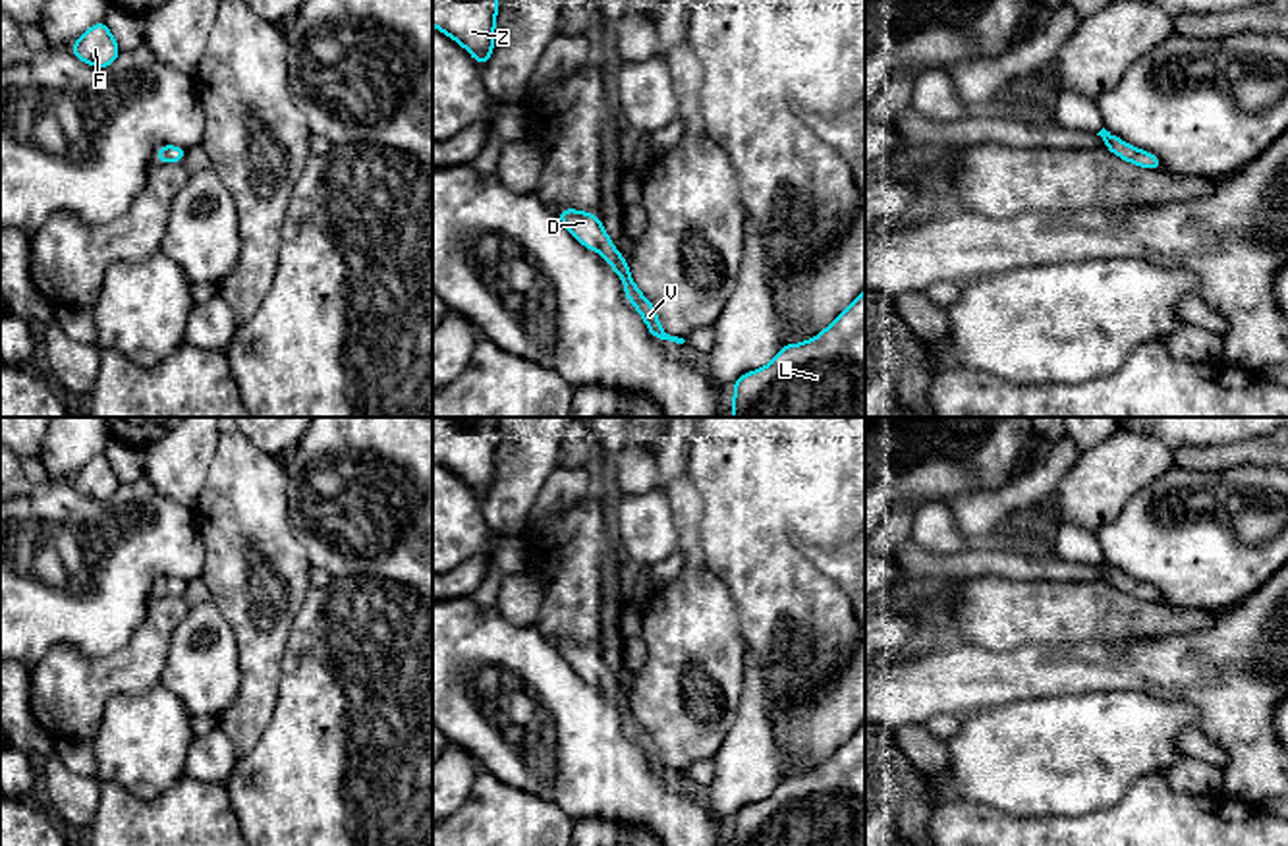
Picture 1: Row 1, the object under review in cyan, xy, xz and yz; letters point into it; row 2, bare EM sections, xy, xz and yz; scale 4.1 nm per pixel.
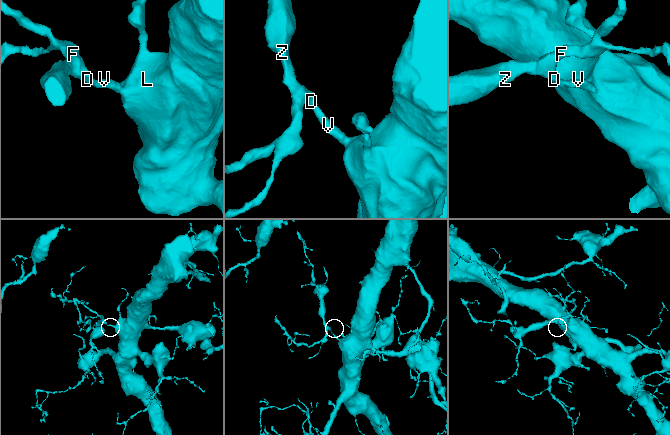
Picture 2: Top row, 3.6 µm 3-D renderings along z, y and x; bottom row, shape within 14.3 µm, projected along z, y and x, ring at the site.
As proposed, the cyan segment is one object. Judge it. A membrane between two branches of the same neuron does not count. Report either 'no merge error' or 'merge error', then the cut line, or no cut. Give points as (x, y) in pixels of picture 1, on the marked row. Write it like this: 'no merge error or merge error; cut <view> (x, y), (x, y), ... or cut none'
no merge error; cut none

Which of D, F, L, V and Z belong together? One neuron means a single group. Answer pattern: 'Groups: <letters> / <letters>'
Groups: D F L V Z

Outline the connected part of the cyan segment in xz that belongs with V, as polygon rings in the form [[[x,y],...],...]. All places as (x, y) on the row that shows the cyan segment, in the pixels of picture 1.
[[[562,209],[558,211],[558,220],[566,226],[566,230],[583,245],[593,249],[595,253],[601,253],[612,270],[622,278],[624,282],[624,294],[628,301],[637,309],[637,313],[643,317],[651,338],[670,340],[676,344],[684,344],[684,338],[670,336],[653,307],[653,303],[639,292],[635,286],[630,265],[620,255],[620,251],[614,247],[610,238],[606,236],[606,230],[597,214],[585,212],[585,211],[574,211],[574,209]]]

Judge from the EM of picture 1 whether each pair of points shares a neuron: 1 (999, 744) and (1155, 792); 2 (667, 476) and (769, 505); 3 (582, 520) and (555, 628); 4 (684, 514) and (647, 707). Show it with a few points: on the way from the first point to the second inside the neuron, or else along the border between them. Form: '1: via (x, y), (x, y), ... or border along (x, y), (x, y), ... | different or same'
1: border along (1159, 773), (1140, 777), (1115, 802), (1092, 810) | different
2: border along (692, 437), (688, 472) | different
3: via (576, 547), (570, 555), (570, 601) | same
4: via (692, 563), (692, 651), (684, 659) | same

